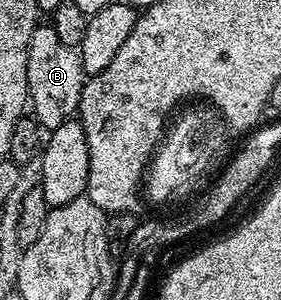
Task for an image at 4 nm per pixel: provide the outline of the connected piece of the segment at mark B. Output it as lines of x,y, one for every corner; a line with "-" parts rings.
38,23
27,46
27,86
31,112
33,108
32,119
45,130
58,128
63,126
63,122
74,119
81,106
86,79
80,51
71,46
63,46
52,23

